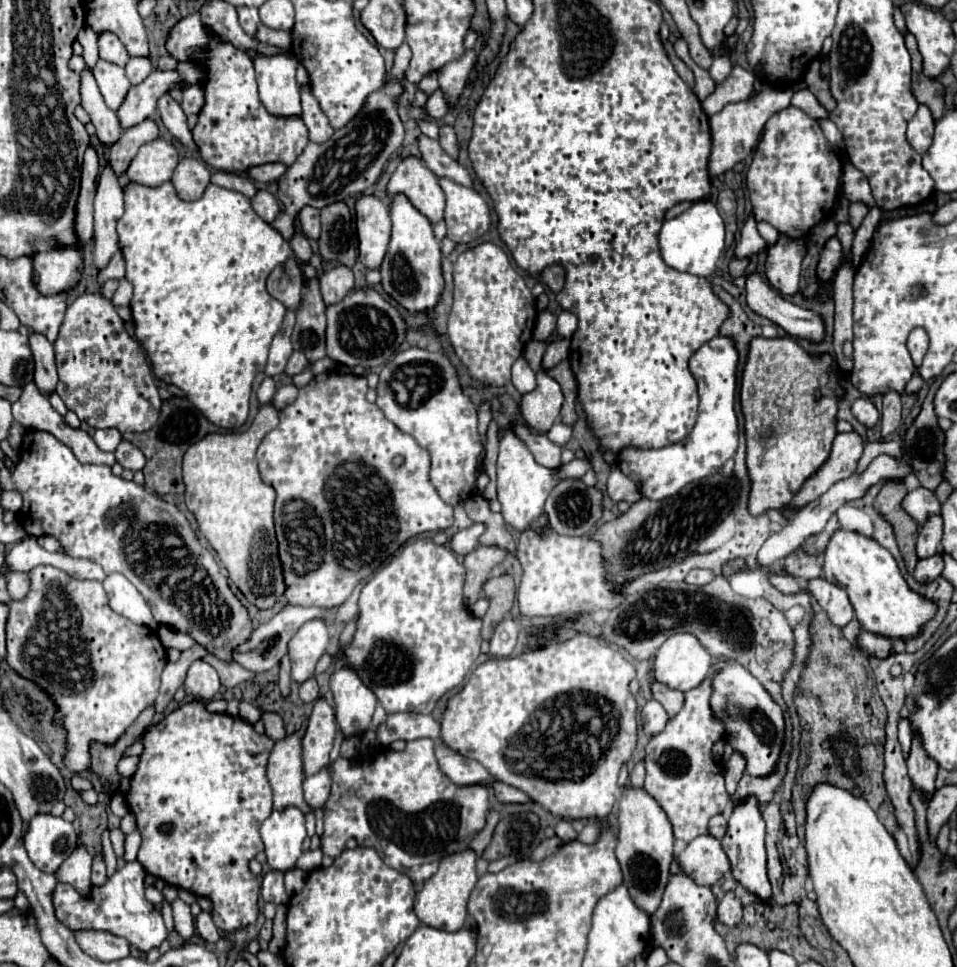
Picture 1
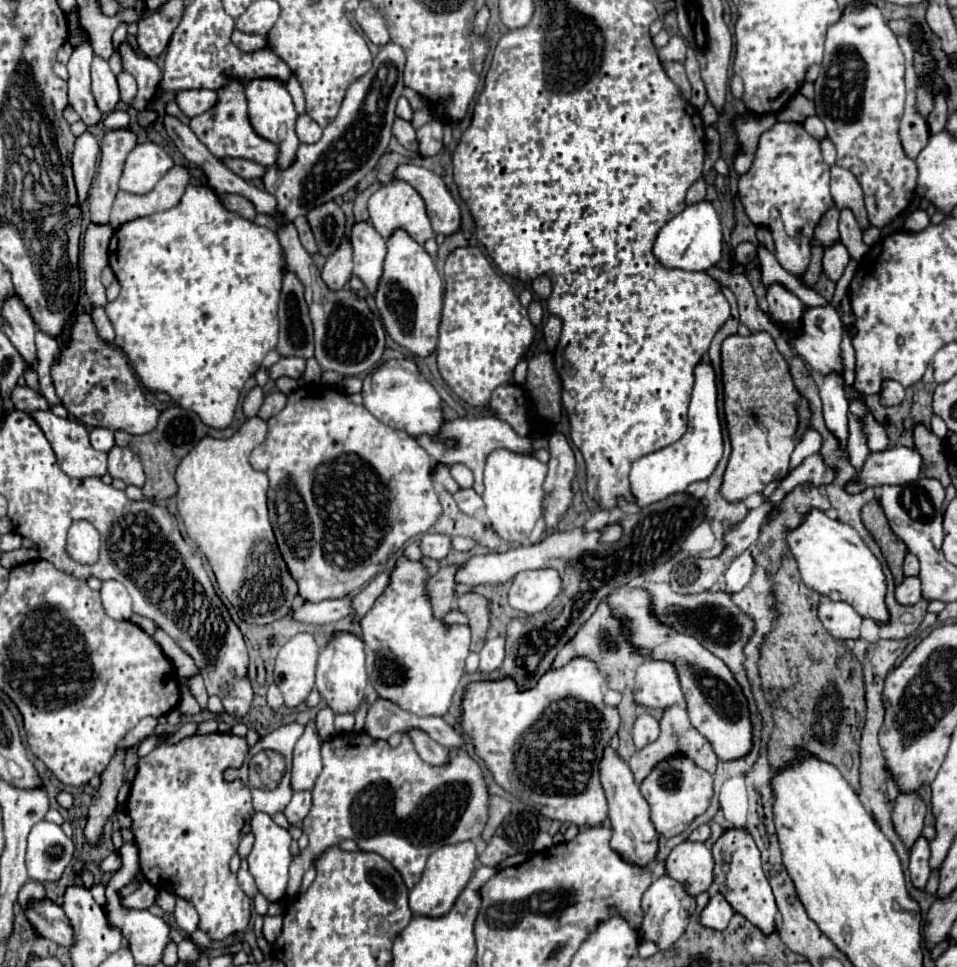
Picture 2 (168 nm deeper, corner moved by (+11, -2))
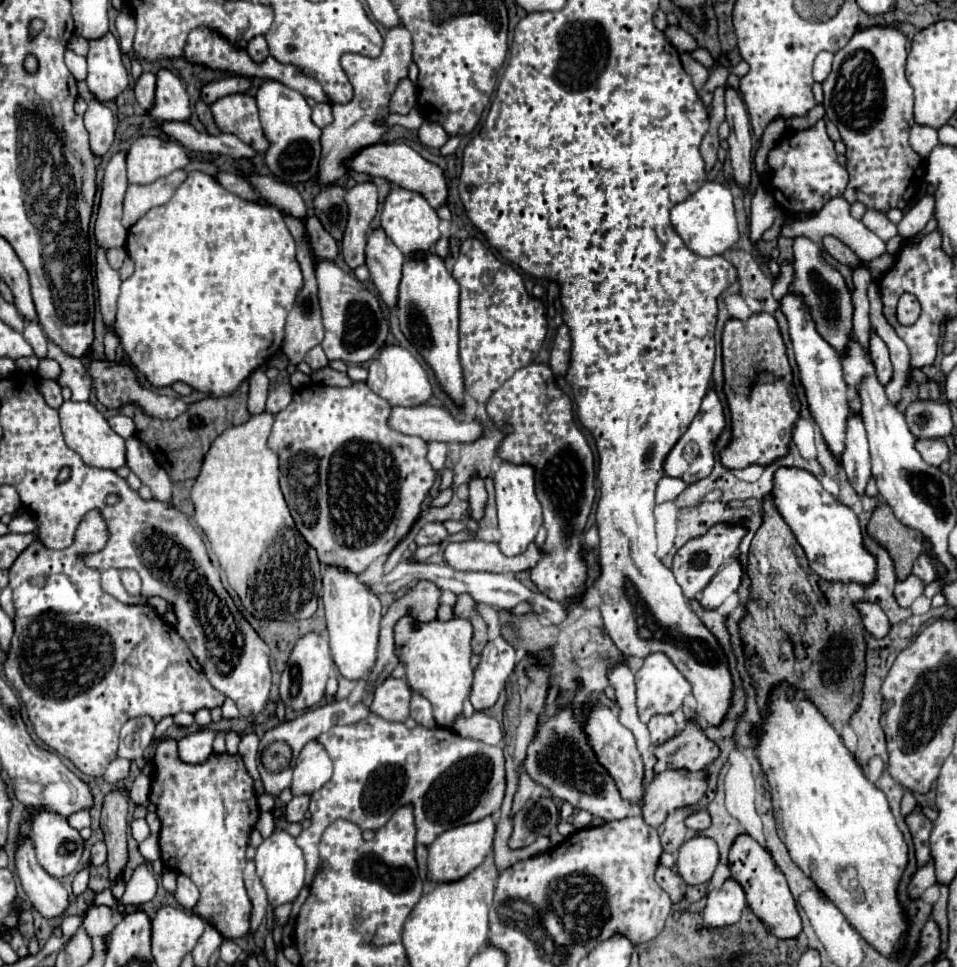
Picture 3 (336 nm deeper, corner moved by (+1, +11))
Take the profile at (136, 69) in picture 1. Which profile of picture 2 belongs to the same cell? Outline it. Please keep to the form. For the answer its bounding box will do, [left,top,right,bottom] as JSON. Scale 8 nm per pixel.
[117,71,137,105]

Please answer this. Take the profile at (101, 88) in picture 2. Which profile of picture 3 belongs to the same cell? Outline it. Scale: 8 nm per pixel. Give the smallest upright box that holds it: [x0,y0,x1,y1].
[87,34,129,100]

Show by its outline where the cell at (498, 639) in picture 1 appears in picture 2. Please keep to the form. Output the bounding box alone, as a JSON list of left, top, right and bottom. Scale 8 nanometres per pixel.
[479,635,505,673]

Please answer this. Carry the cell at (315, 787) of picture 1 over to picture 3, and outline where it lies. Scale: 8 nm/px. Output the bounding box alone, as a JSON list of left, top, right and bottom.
[285,794,309,822]

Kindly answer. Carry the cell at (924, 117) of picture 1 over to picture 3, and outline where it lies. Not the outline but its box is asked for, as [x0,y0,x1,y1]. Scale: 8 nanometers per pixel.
[911,124,939,156]

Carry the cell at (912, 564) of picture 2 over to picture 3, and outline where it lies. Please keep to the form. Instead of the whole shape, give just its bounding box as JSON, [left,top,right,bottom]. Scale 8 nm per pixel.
[913,550,935,584]

